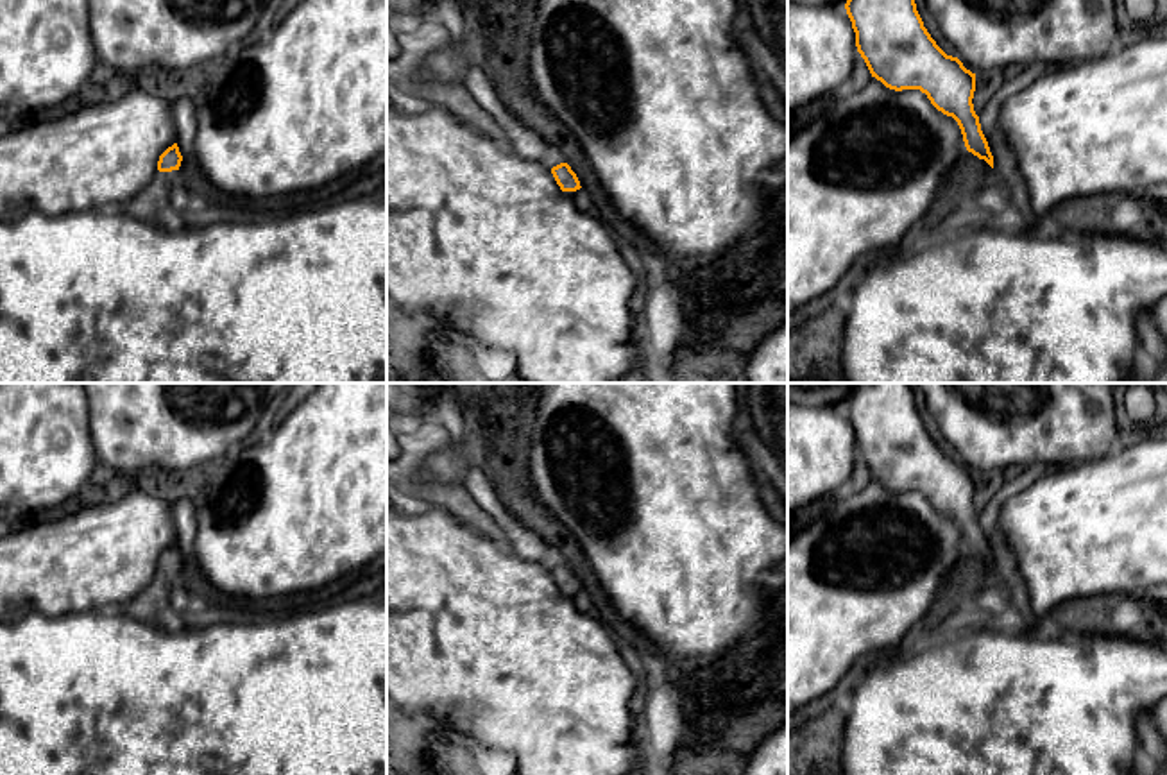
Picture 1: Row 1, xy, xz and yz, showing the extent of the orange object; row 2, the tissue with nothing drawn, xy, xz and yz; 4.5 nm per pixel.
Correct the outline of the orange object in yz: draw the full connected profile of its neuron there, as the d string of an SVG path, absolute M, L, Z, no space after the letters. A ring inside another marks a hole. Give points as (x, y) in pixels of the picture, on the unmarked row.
M865 383L845 405L856 447L872 478L886 489L920 490L952 517L968 553L993 569L993 557L974 512L975 474L931 439L907 383Z

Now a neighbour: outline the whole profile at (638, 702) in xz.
M618 644L618 650L637 680L637 689L630 700L630 714L637 728L635 743L639 746L644 746L643 745L643 716L644 716L646 693L648 693L644 664L641 662L635 650L623 644Z

